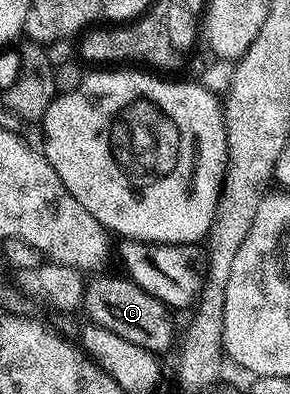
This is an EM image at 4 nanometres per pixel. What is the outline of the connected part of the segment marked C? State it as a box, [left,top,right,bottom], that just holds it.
[83,274,174,354]

